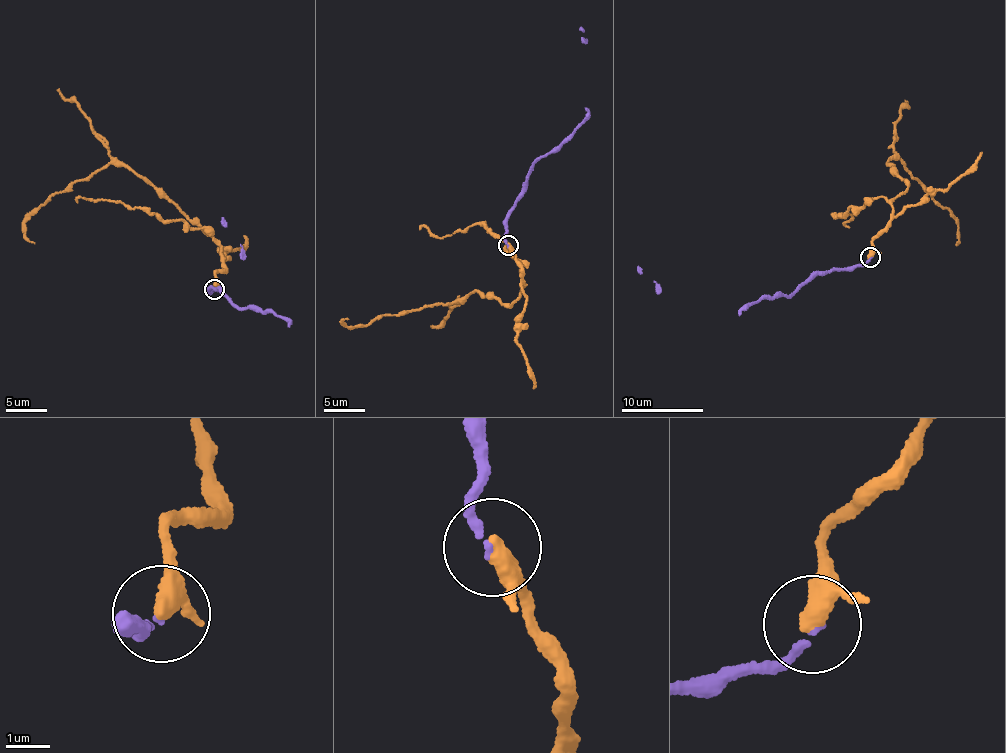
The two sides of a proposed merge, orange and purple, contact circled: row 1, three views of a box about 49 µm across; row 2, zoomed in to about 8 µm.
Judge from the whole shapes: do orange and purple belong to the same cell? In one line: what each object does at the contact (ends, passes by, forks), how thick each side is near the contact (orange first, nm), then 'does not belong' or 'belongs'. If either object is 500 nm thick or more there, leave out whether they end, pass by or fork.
orange passes by; purple ends; calibres 340 and 160 nm; belongs

